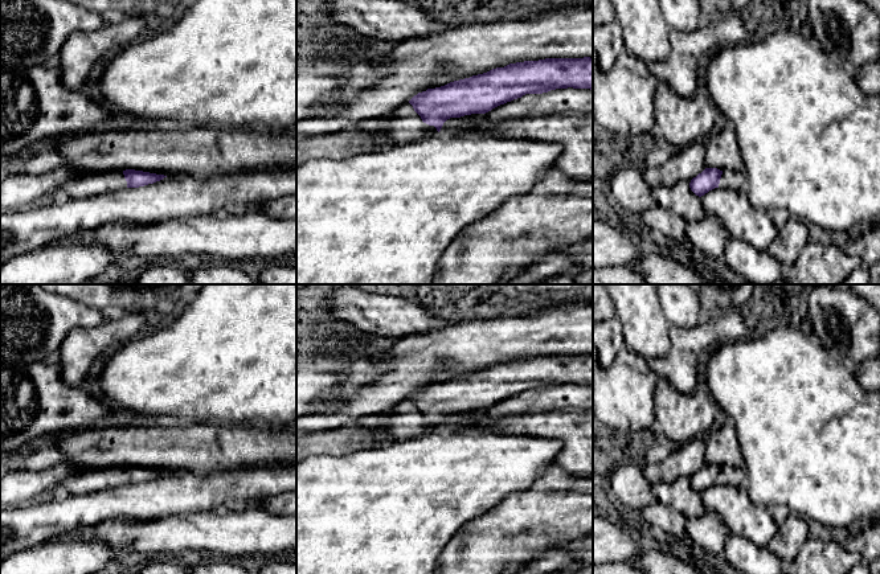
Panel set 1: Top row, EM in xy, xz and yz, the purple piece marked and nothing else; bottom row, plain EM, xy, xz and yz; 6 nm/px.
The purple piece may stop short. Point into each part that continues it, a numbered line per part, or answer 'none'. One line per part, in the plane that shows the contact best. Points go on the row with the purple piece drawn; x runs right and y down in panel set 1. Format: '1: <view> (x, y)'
1: xz (404, 124)

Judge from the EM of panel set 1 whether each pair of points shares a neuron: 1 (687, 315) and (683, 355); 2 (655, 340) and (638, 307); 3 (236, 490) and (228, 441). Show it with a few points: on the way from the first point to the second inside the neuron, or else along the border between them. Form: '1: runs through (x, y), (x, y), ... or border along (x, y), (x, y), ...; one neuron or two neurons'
1: border along (698, 323), (690, 327), (671, 326); two neurons
2: runs through (647, 332), (641, 315); one neuron
3: border along (264, 463), (203, 476); two neurons

